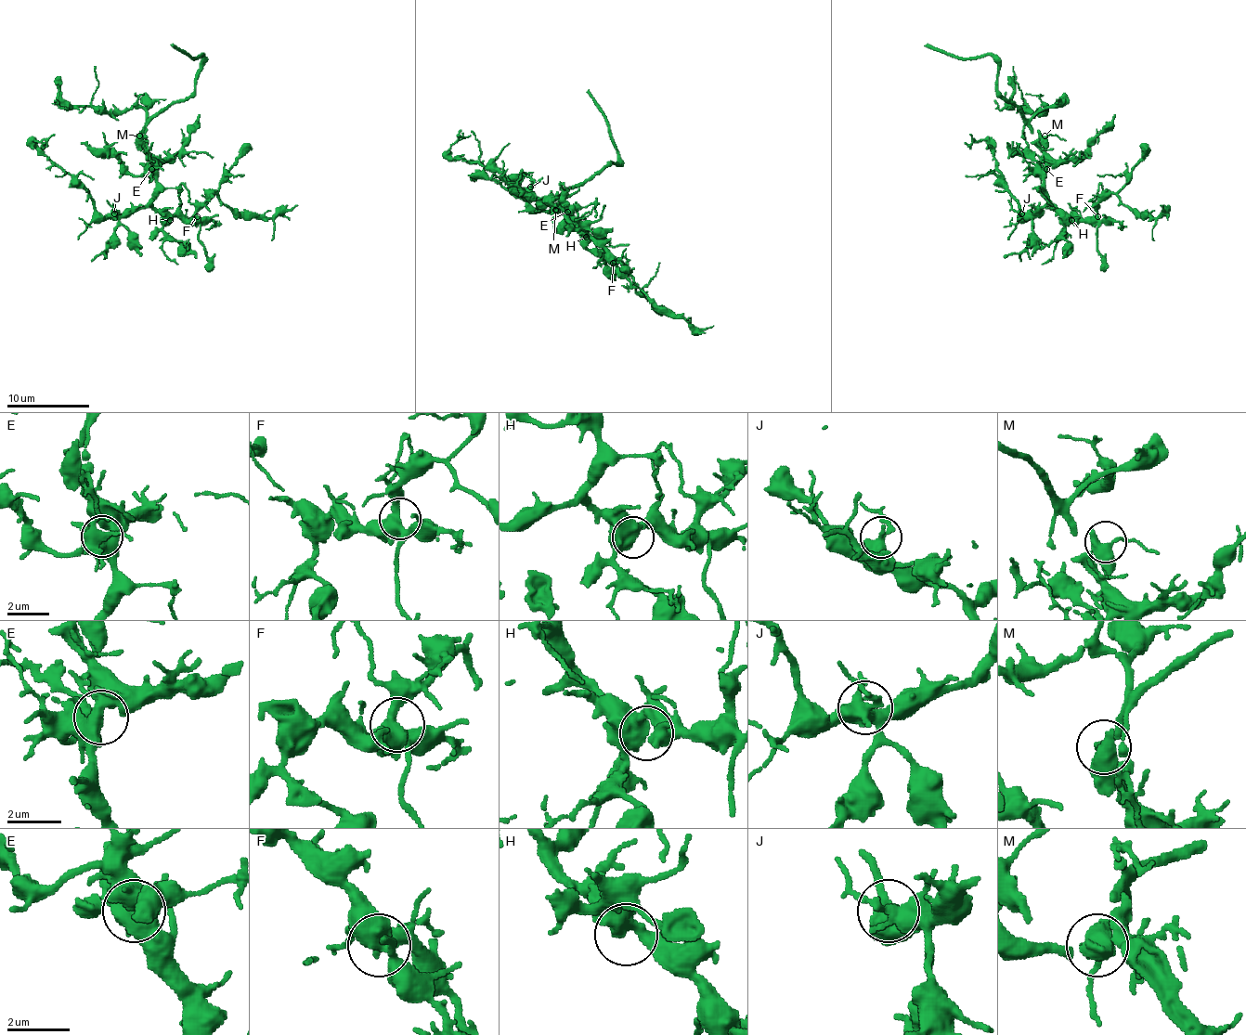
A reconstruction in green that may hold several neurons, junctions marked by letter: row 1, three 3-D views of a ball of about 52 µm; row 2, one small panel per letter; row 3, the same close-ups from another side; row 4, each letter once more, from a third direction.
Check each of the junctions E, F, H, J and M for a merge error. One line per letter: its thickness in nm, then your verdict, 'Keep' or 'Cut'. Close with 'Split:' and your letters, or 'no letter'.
E: Thickness 440 nm. Keep
F: Thickness 480 nm. Keep
H: Thickness 550 nm. Keep
J: Thickness 400 nm. Keep
M: Thickness 400 nm. Keep
Split: no letter

